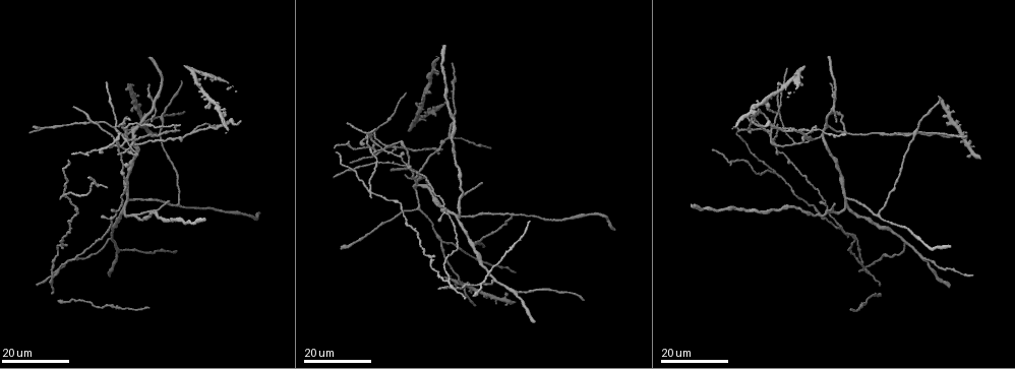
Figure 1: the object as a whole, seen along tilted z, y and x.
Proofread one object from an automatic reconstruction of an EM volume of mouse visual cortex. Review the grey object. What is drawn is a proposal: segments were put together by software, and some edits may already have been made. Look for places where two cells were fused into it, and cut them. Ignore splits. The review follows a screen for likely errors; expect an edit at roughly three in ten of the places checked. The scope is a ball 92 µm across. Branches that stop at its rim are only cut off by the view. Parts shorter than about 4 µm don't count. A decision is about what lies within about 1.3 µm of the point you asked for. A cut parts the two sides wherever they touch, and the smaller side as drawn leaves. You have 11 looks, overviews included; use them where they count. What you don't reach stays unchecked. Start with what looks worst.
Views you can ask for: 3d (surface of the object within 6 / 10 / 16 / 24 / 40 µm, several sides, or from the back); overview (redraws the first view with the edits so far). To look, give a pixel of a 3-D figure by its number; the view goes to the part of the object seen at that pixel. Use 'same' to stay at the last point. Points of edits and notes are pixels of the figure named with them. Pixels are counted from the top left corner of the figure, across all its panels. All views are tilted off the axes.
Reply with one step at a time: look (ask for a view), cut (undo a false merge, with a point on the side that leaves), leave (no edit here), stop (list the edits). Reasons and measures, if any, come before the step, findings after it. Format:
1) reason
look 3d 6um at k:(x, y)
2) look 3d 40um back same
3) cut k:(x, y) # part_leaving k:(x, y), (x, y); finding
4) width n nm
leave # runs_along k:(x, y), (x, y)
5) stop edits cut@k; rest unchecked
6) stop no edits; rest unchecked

arms part here
look 3d 16um at 1:(907, 244)

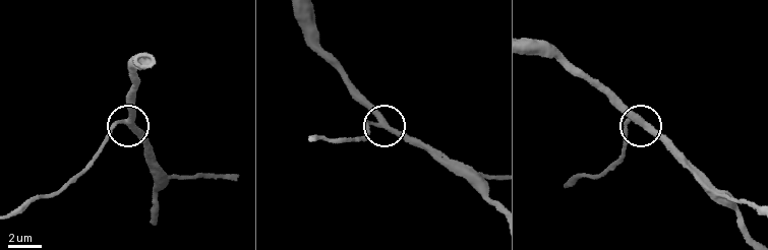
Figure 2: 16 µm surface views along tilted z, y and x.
look 3d 10um at 2:(125, 123)

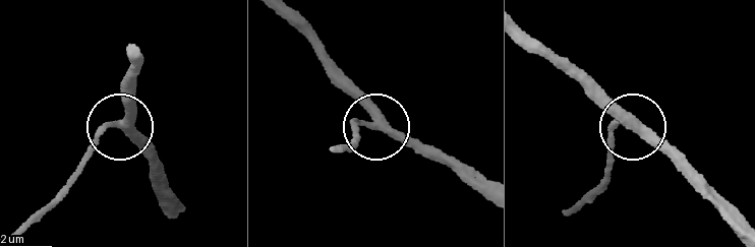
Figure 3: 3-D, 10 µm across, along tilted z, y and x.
width 320 nm
leave # runs_along 3:(528, 39), (697, 176); continuous, no second cell

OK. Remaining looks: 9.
small branch off a trunk
look 3d 16um at 1:(889, 134)

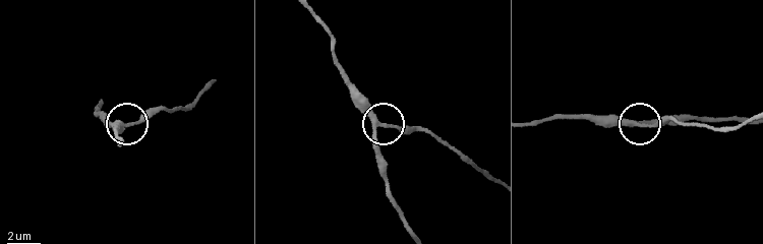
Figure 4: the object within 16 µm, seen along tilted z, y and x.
zoom in
look 3d 10um at 4:(377, 126)

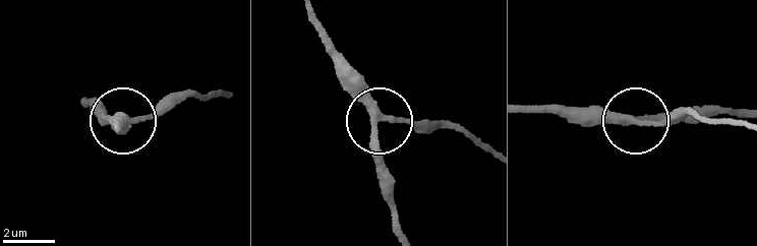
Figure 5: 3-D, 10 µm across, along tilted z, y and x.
side_arm 32 um; arms 3
leave # all the same cell

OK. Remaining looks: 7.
three arms meet
look 3d 16um at 1:(835, 102)

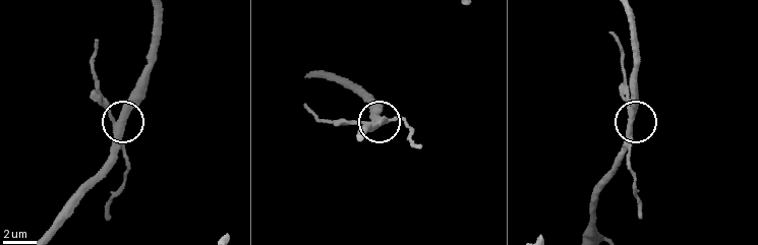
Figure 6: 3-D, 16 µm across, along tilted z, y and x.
look 3d 10um at 6:(117, 120)

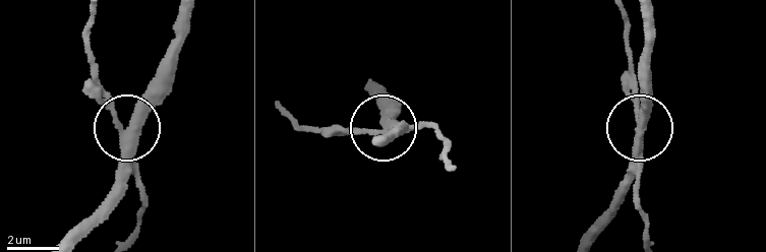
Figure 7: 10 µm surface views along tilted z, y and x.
arms 3
cut 7:(140, 183) # part_leaving 7:(640, 146), (626, 19); two cells meet here

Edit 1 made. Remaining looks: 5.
see it whole again
look overview

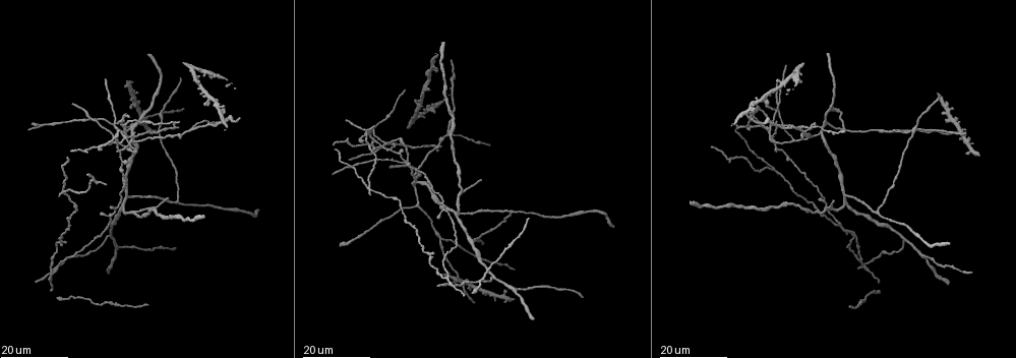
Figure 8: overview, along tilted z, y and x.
thin arm on a thick one
look 3d 16um at 8:(136, 211)

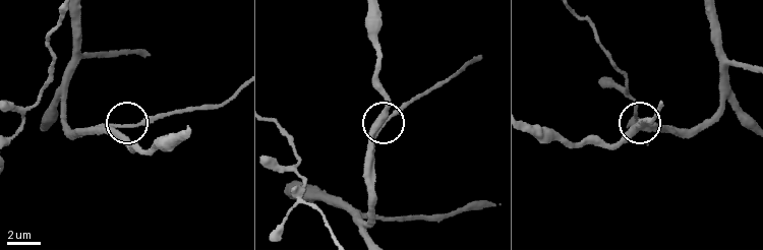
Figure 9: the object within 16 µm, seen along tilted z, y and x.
look 3d 6um at 9:(118, 127)

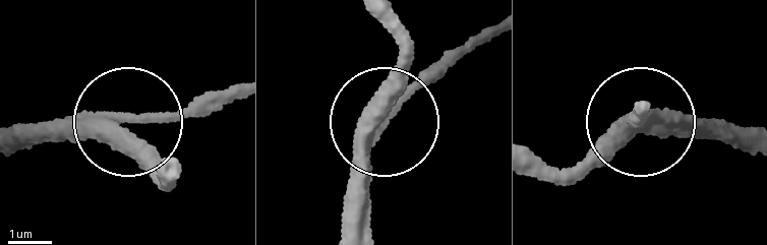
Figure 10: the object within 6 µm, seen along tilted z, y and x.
leave # runs_along 10:(19, 129), (75, 140), (227, 105); all the same cell

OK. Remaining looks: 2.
three arms meet
look 3d 16um at 8:(115, 126)

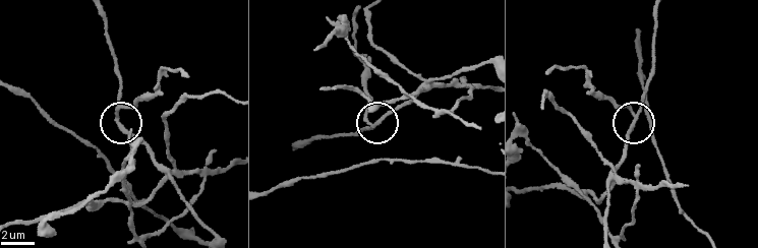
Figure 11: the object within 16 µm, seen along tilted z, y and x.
look 3d 6um at 11:(116, 113)

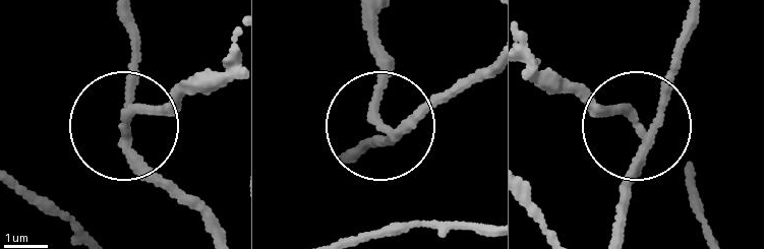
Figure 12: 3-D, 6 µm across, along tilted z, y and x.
arms 3
cut 12:(174, 108) # part_leaving 12:(645, 135), (627, 112), (590, 109), (547, 84), (531, 56); a second cell is stuck on

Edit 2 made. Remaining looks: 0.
stop edits cut@7, cut@12; rest unchecked

